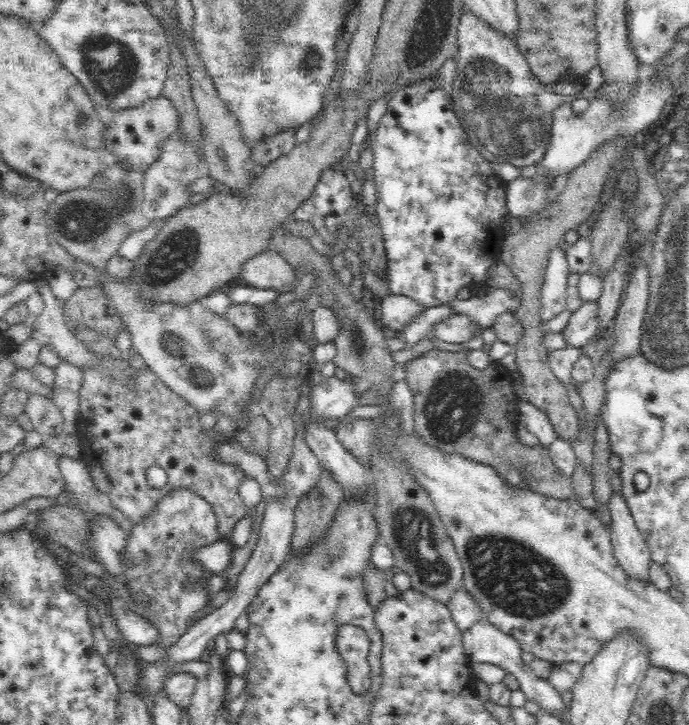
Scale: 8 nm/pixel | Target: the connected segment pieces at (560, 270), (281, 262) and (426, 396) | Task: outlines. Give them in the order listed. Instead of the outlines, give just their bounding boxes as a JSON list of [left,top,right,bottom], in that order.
[[542,246,571,322],[237,247,298,292],[402,349,572,500]]

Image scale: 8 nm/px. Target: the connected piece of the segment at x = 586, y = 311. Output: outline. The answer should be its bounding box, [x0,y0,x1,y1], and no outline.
[562,302,602,347]

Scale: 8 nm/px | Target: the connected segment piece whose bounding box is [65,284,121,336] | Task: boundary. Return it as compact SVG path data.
M98 284L92 288L78 287L66 300L65 312L66 322L71 326L84 323L109 332L113 336L121 327L119 318L109 308L108 301Z

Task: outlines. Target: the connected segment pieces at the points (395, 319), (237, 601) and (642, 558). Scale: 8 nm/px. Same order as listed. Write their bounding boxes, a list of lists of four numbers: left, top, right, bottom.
[[379,295,424,333],[167,499,295,663],[610,494,653,586]]

